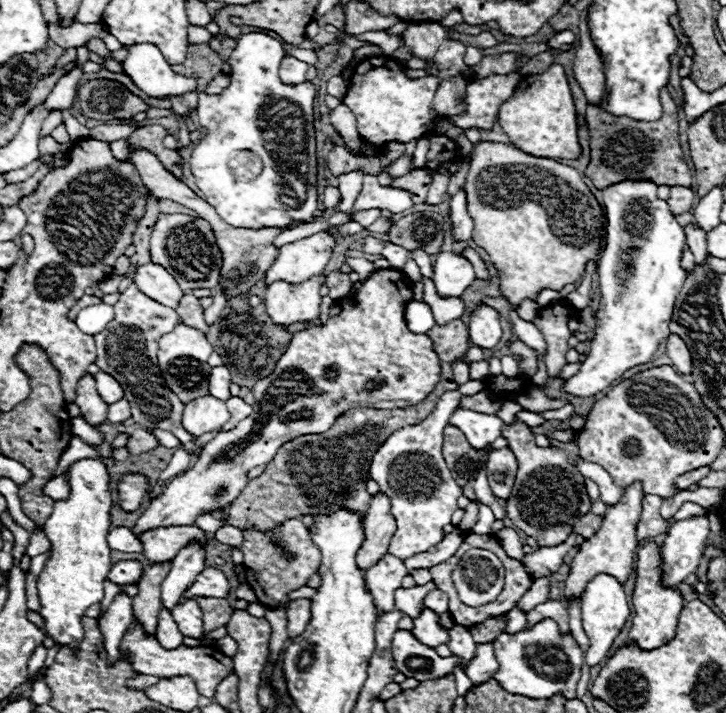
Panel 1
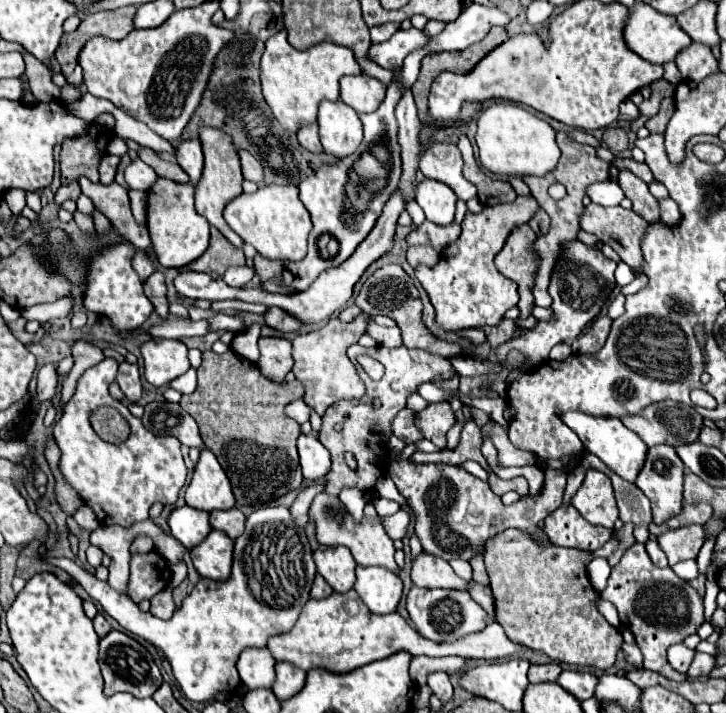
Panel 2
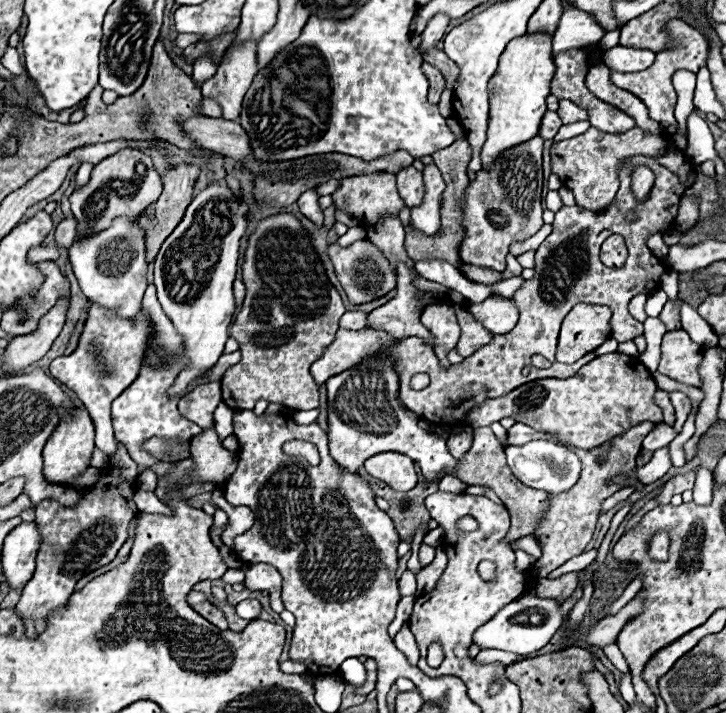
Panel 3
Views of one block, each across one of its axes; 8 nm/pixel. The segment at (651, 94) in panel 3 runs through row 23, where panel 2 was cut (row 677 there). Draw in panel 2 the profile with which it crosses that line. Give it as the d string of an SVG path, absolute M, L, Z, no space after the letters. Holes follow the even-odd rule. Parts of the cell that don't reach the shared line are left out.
M636 542L612 568L608 586L600 596L604 600L610 600L618 608L622 624L632 628L632 632L636 634L638 648L644 656L644 668L654 670L670 680L686 680L684 674L672 670L666 658L666 650L672 644L684 642L684 638L694 634L704 620L702 598L688 582L678 578L672 568L656 568L646 554L645 545Z

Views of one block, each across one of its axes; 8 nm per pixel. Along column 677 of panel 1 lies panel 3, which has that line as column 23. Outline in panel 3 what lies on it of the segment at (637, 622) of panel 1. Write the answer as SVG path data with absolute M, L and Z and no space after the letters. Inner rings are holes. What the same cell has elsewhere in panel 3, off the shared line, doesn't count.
M124 444L118 446L116 460L122 462L122 470L116 472L114 464L108 464L98 482L84 488L84 498L78 506L58 506L58 502L40 502L36 506L36 524L42 534L42 544L36 554L34 576L24 586L14 608L24 624L26 638L36 638L44 632L46 618L66 606L76 582L84 574L108 564L128 538L128 526L138 514L132 500L136 492L136 462L128 456Z

